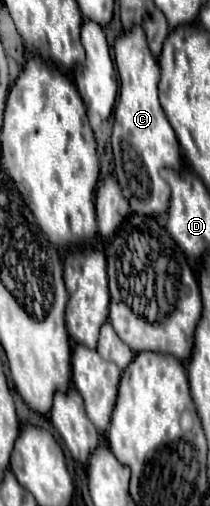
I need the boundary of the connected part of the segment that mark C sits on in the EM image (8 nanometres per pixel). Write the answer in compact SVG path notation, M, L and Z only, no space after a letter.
M140 25L118 35L114 43L116 69L120 77L120 93L116 99L116 119L112 131L114 149L114 173L134 213L160 215L168 209L168 185L160 177L164 167L182 167L182 153L176 133L164 115L158 101L160 67L148 49L146 35Z

